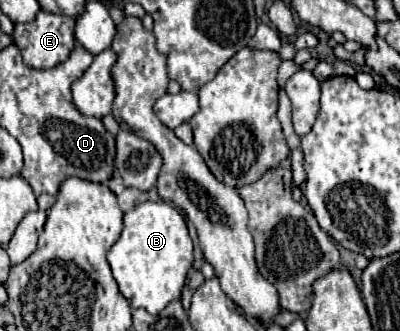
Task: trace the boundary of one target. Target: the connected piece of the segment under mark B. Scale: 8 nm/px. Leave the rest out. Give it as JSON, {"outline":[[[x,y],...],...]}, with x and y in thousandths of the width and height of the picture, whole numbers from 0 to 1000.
{"outline":[[[365,607],[310,644],[305,710],[270,758],[270,795],[305,891],[330,927],[360,927],[380,952],[450,903],[480,789],[480,722],[465,668],[450,637],[415,607]]]}

